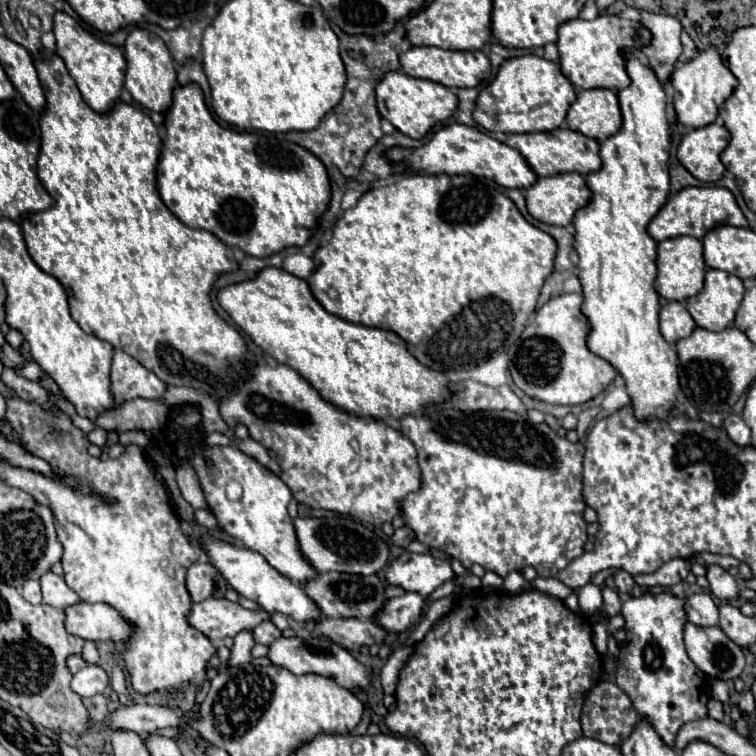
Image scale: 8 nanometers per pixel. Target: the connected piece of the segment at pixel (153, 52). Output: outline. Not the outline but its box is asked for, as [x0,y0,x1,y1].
[125,28,177,112]

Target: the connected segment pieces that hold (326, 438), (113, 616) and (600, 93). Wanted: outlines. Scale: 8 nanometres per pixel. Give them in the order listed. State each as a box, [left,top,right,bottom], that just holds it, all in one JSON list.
[[219,362,421,526],[65,602,133,642],[567,88,623,142]]

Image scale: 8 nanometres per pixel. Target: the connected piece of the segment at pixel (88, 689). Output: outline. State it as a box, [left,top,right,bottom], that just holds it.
[71,666,109,696]

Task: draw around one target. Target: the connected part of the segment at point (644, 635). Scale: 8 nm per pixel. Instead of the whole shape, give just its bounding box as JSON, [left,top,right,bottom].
[615,592,711,746]

